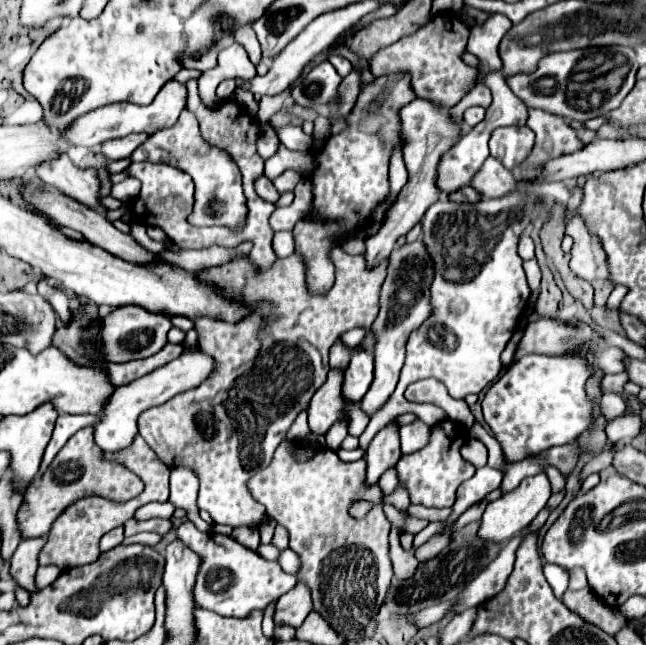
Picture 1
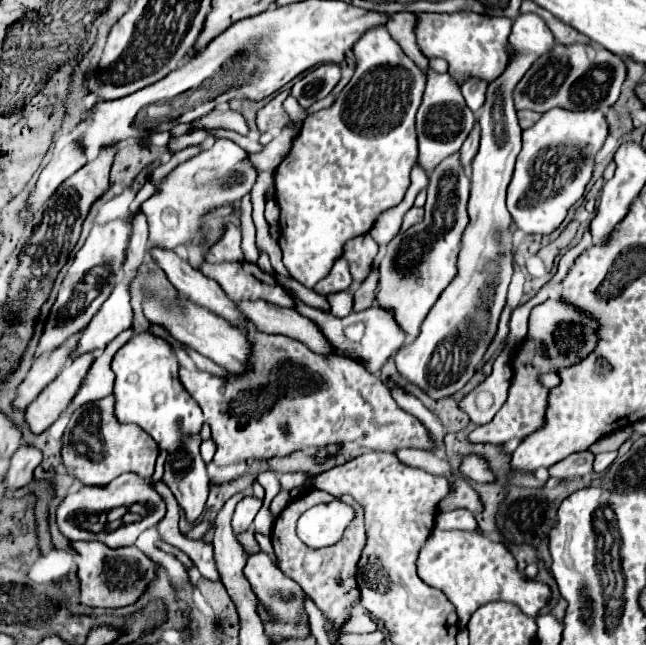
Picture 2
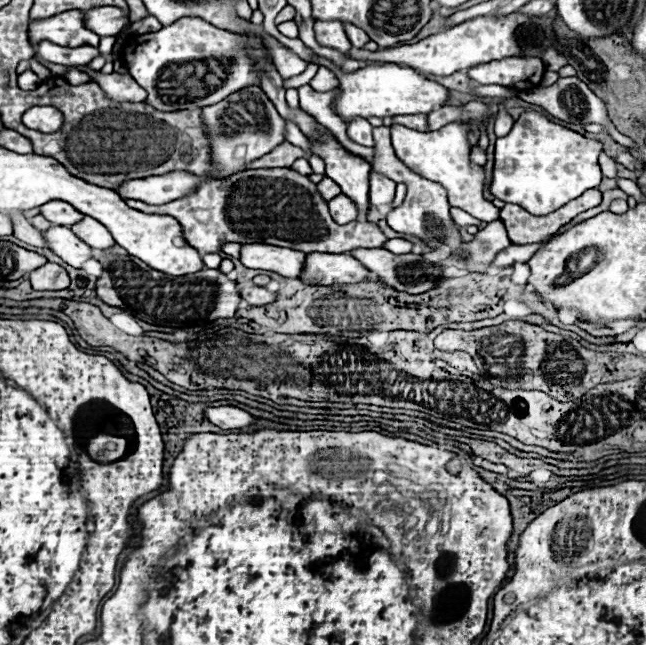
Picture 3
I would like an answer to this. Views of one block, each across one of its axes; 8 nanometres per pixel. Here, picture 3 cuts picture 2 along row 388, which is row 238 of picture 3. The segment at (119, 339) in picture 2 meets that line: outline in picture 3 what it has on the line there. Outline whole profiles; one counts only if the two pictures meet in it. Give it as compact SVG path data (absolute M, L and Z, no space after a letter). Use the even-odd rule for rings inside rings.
M84 216L80 222L76 222L74 226L70 226L70 230L82 240L86 242L90 248L100 248L106 250L110 248L110 244L114 244L114 238L110 236L110 232L106 230L104 224L100 224L98 220Z

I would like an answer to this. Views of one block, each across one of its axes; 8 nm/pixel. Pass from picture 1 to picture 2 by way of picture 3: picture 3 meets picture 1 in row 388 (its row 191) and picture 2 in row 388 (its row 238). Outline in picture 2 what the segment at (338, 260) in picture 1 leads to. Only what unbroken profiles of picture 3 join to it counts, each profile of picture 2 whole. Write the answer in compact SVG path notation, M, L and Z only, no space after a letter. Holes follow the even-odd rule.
M258 330L246 336L254 348L254 368L246 376L220 380L208 372L180 368L184 388L198 402L212 428L212 440L218 446L214 462L218 466L346 442L390 454L402 448L434 452L434 442L422 422L404 412L382 380L358 362L342 356L320 356L286 336L258 334Z

